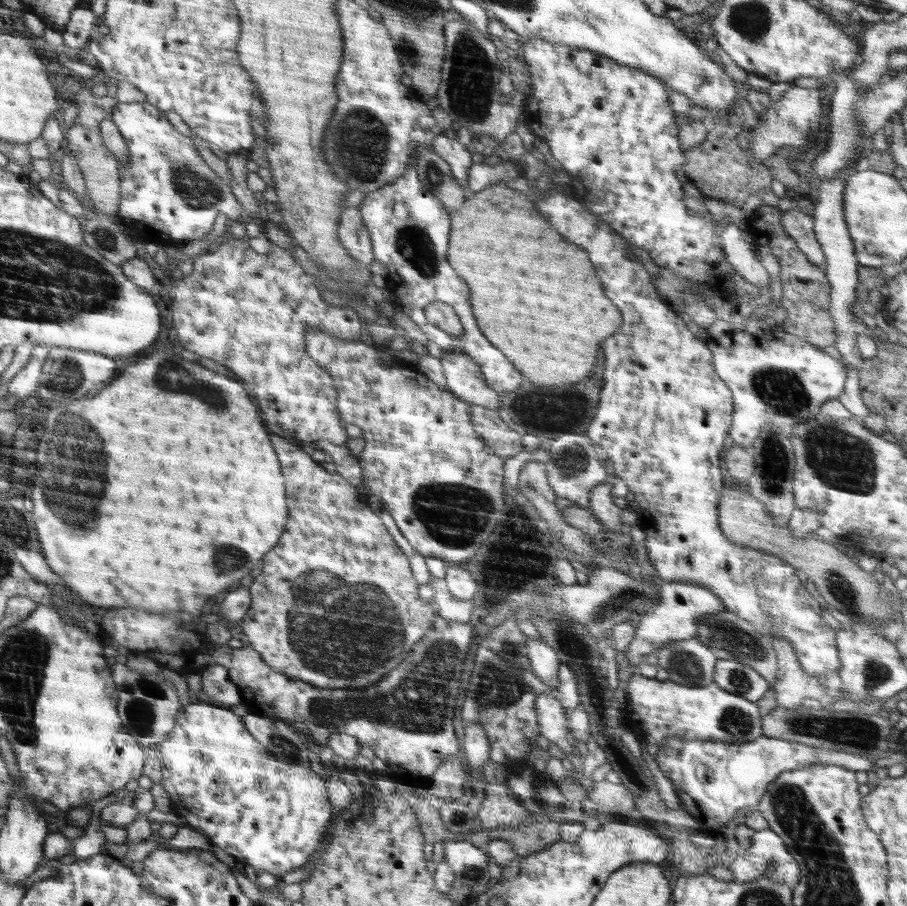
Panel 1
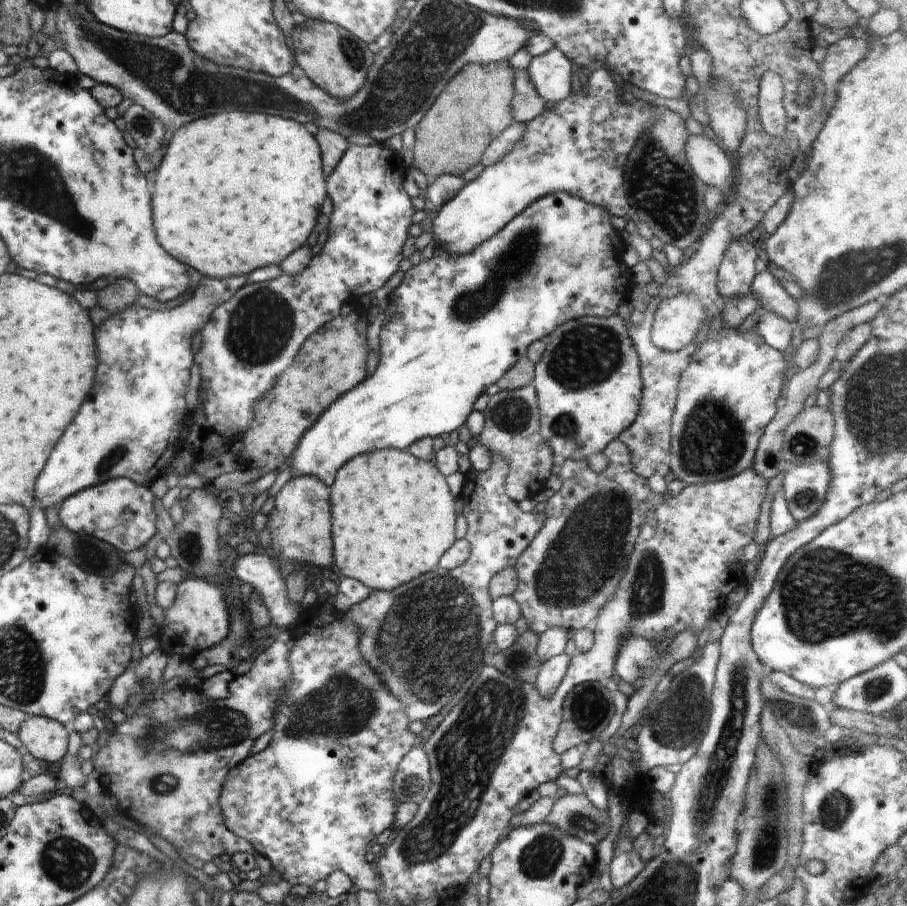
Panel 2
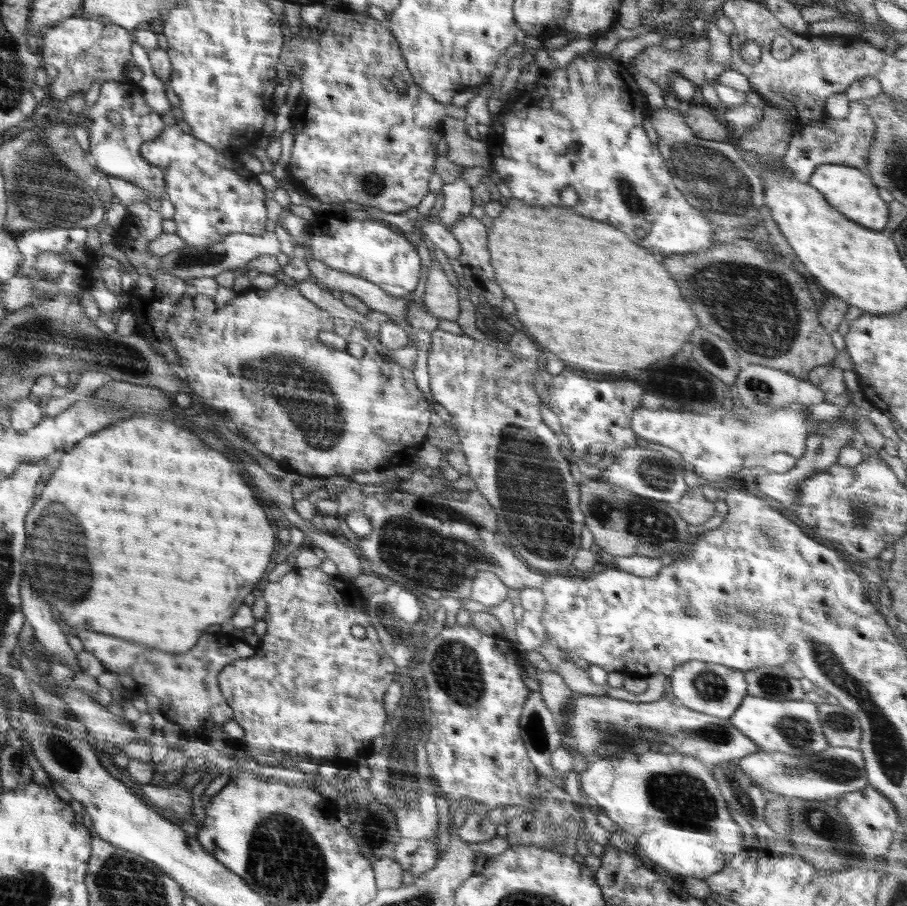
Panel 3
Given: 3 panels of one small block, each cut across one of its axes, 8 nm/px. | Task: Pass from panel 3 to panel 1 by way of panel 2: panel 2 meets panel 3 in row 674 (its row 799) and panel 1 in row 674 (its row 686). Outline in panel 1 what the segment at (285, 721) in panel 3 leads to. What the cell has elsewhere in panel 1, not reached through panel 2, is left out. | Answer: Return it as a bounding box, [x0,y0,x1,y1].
[240,436,436,688]

